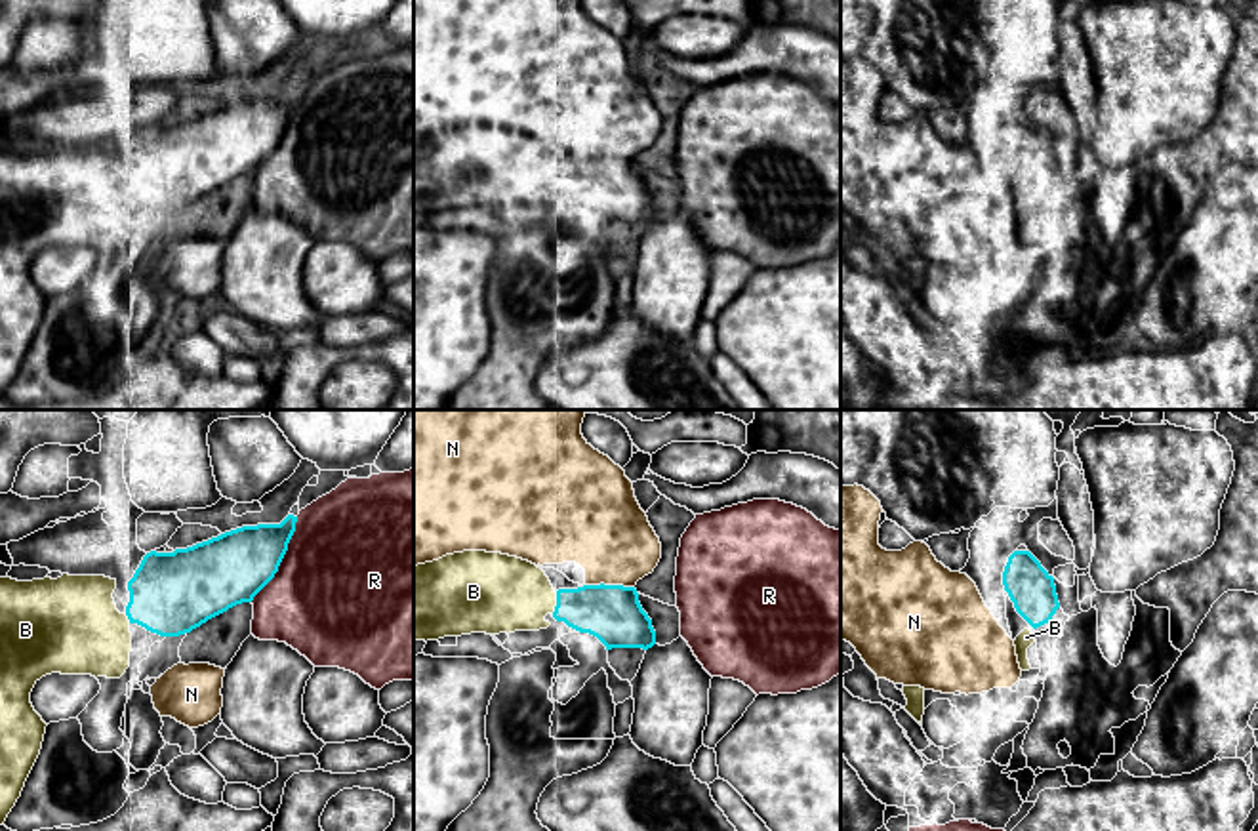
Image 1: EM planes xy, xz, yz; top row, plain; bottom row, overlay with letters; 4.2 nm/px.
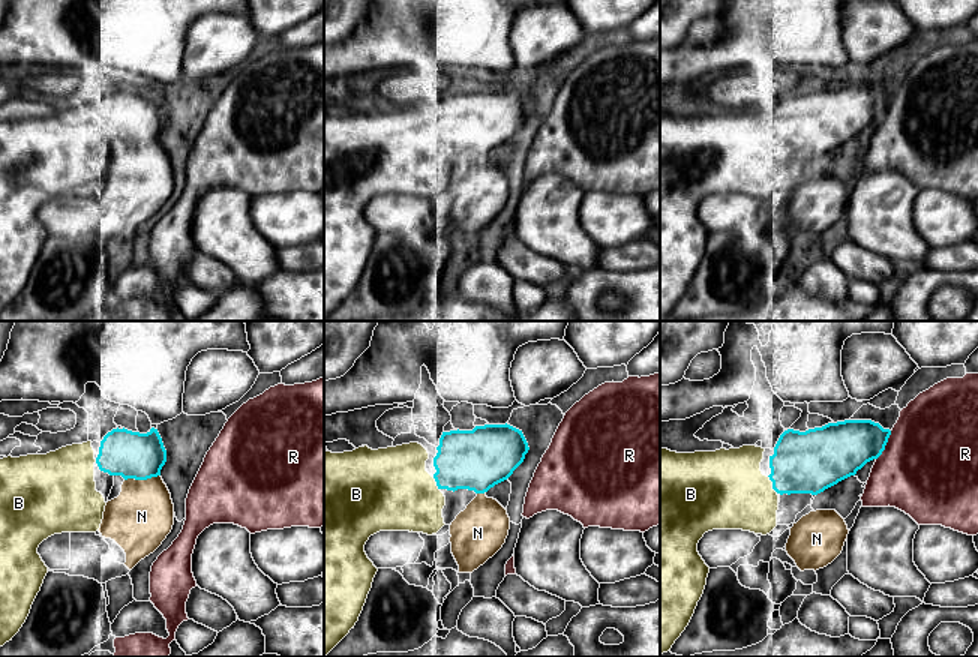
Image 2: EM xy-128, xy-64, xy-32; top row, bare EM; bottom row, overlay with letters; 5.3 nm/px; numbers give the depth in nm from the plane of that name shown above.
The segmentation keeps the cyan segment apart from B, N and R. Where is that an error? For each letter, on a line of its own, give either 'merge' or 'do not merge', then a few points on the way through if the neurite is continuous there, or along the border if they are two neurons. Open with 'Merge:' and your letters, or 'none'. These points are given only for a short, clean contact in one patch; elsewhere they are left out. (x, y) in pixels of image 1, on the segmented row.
Merge: B
B: merge
N: do not merge; border along xz (586, 584), (622, 584), (633, 587)
R: do not merge

